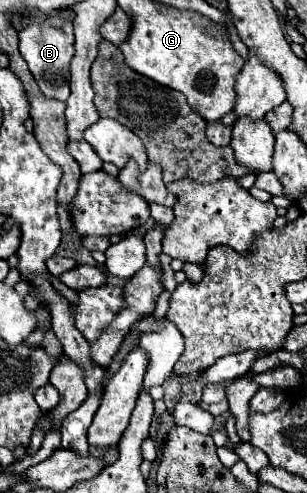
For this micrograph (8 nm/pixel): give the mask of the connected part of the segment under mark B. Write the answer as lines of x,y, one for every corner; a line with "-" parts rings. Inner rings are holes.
49,16
45,22
39,26
29,24
19,32
19,52
29,64
29,70
39,84
41,92
47,98
55,98
65,102
69,98
69,64
75,54
75,36
73,36
73,24
59,18
59,16

